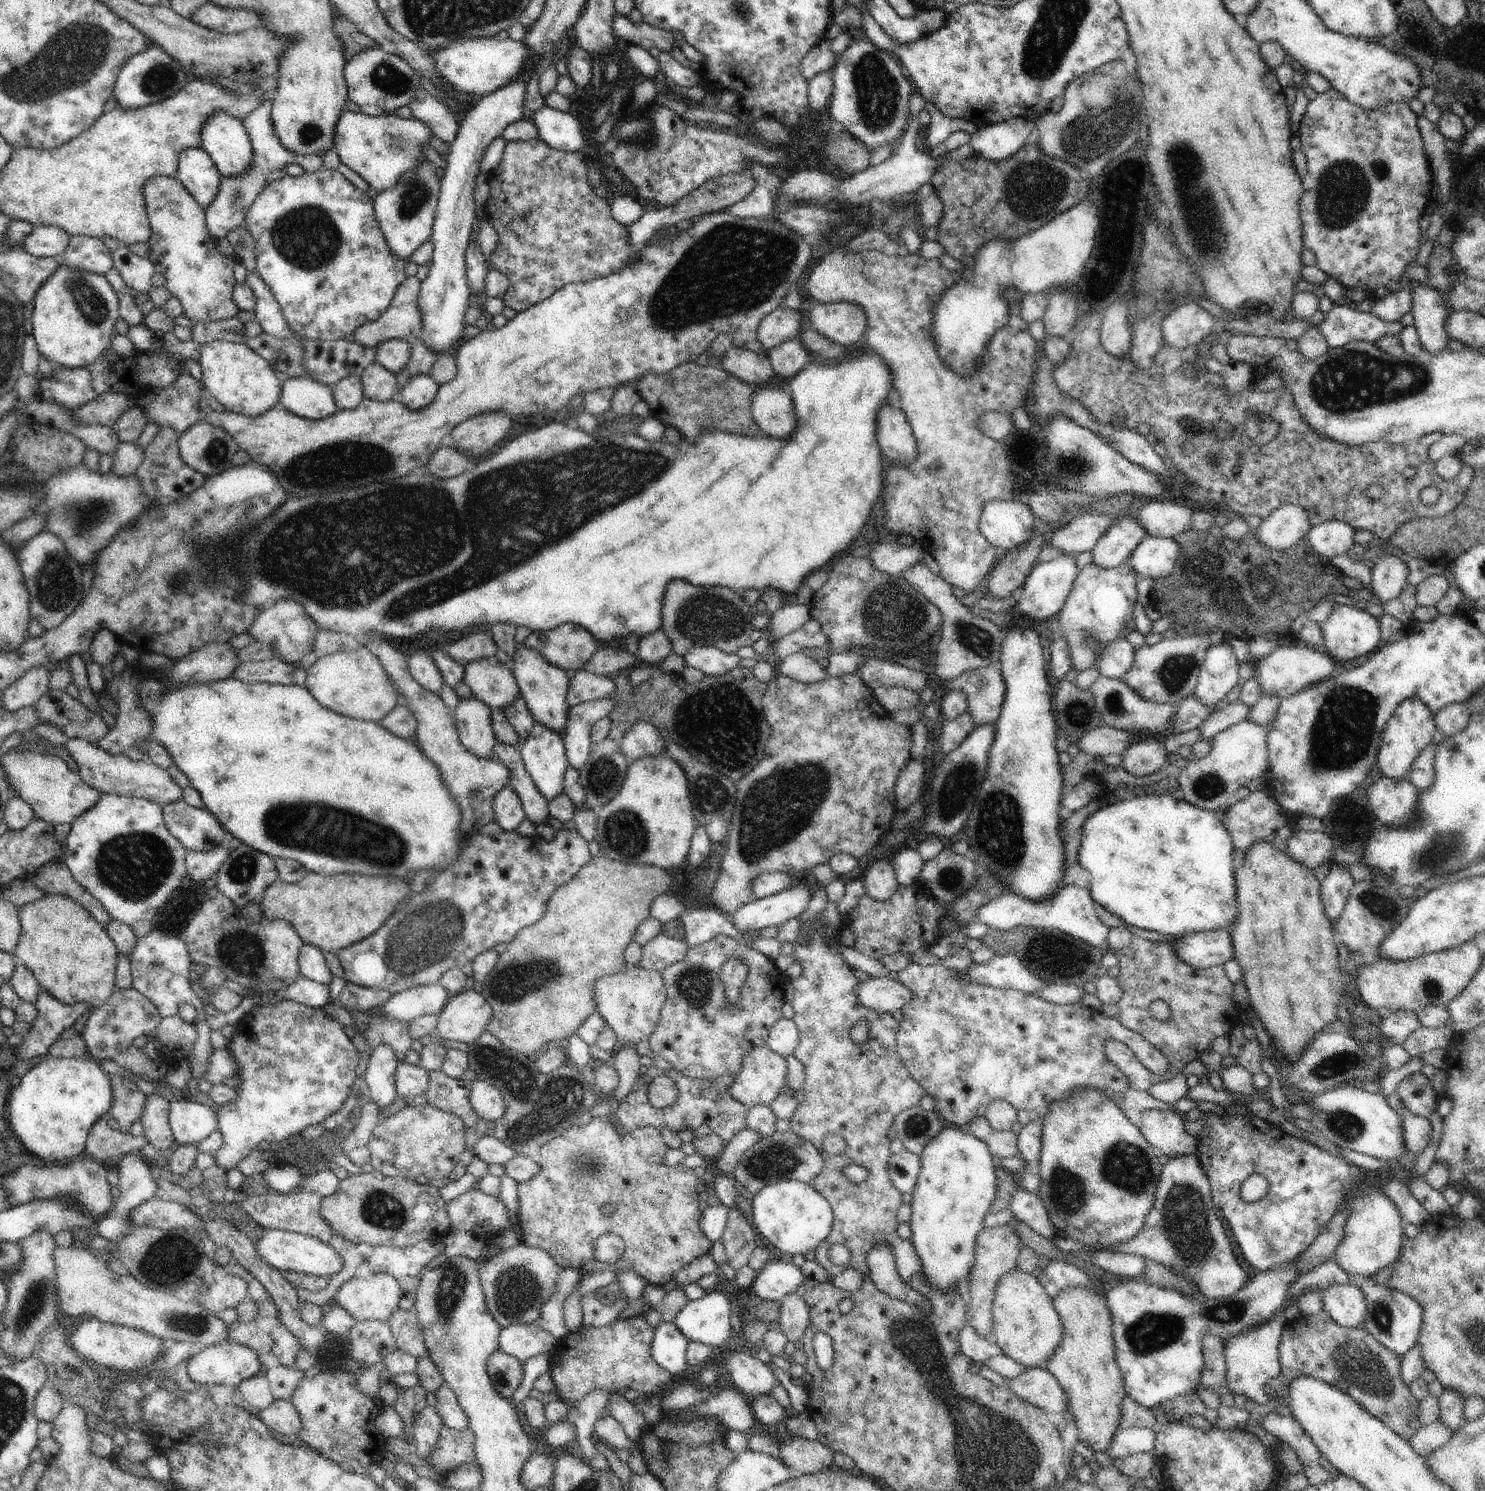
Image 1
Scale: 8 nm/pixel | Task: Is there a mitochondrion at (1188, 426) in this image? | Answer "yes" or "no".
yes

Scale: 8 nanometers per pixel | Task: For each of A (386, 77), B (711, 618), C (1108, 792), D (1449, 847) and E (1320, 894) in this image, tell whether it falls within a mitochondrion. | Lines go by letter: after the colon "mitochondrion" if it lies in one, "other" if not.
A: mitochondrion
B: mitochondrion
C: other
D: mitochondrion
E: other

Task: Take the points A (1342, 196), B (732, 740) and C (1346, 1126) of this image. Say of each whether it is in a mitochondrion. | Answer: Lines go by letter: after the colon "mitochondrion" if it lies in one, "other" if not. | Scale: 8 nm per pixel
A: mitochondrion
B: mitochondrion
C: mitochondrion

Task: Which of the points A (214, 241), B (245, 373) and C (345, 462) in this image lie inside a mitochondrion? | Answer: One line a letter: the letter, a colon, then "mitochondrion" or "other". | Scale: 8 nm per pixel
A: other
B: other
C: mitochondrion

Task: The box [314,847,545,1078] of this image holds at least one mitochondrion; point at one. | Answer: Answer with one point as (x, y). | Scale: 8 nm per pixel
(426, 935)

